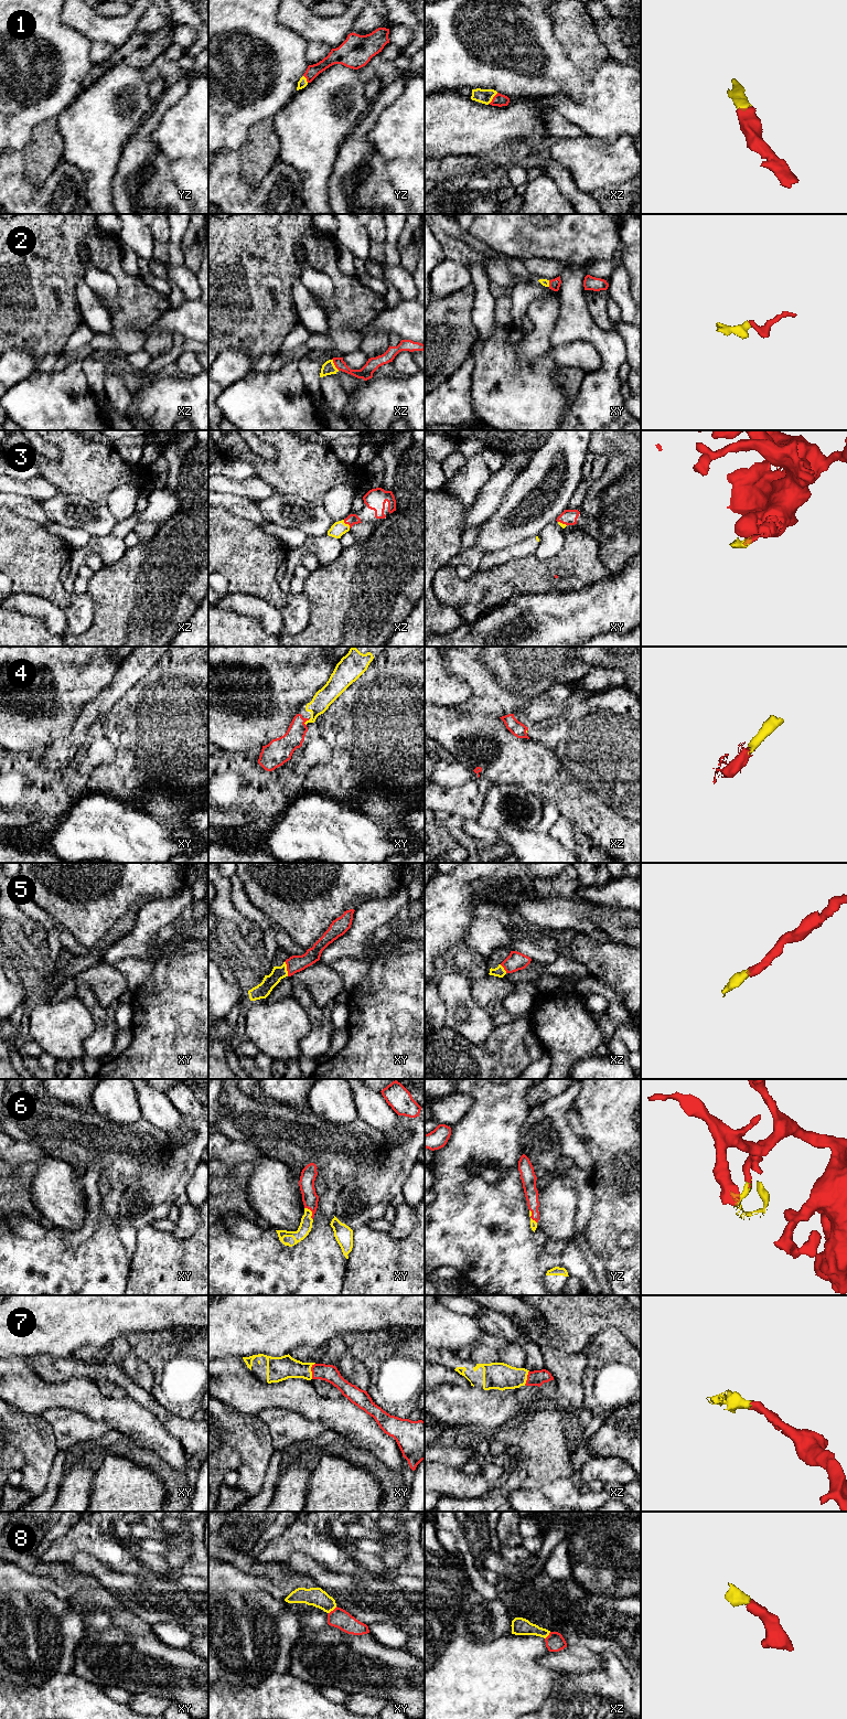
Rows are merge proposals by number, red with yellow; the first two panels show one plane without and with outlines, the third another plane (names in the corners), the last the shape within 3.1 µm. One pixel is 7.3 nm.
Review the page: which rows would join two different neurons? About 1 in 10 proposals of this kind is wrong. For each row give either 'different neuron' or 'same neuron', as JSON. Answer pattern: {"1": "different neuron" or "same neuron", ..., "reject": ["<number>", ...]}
{"1": "same neuron", "2": "same neuron", "3": "same neuron", "4": "same neuron", "5": "same neuron", "6": "same neuron", "7": "same neuron", "8": "same neuron", "reject": []}

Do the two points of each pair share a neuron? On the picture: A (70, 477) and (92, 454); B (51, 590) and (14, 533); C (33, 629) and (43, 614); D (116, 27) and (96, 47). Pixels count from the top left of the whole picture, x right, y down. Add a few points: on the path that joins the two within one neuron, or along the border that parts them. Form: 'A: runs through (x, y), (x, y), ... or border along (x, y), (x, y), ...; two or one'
A: runs through (75, 471), (87, 459); one
B: runs through (40, 576), (34, 568), (33, 559), (21, 547); one
C: border along (14, 610), (34, 616), (50, 631), (59, 634); two
D: border along (92, 42), (105, 41), (115, 49); two

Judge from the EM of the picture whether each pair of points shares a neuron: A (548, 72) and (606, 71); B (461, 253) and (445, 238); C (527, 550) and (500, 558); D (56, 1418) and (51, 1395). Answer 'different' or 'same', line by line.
A: same
B: same
C: same
D: different

